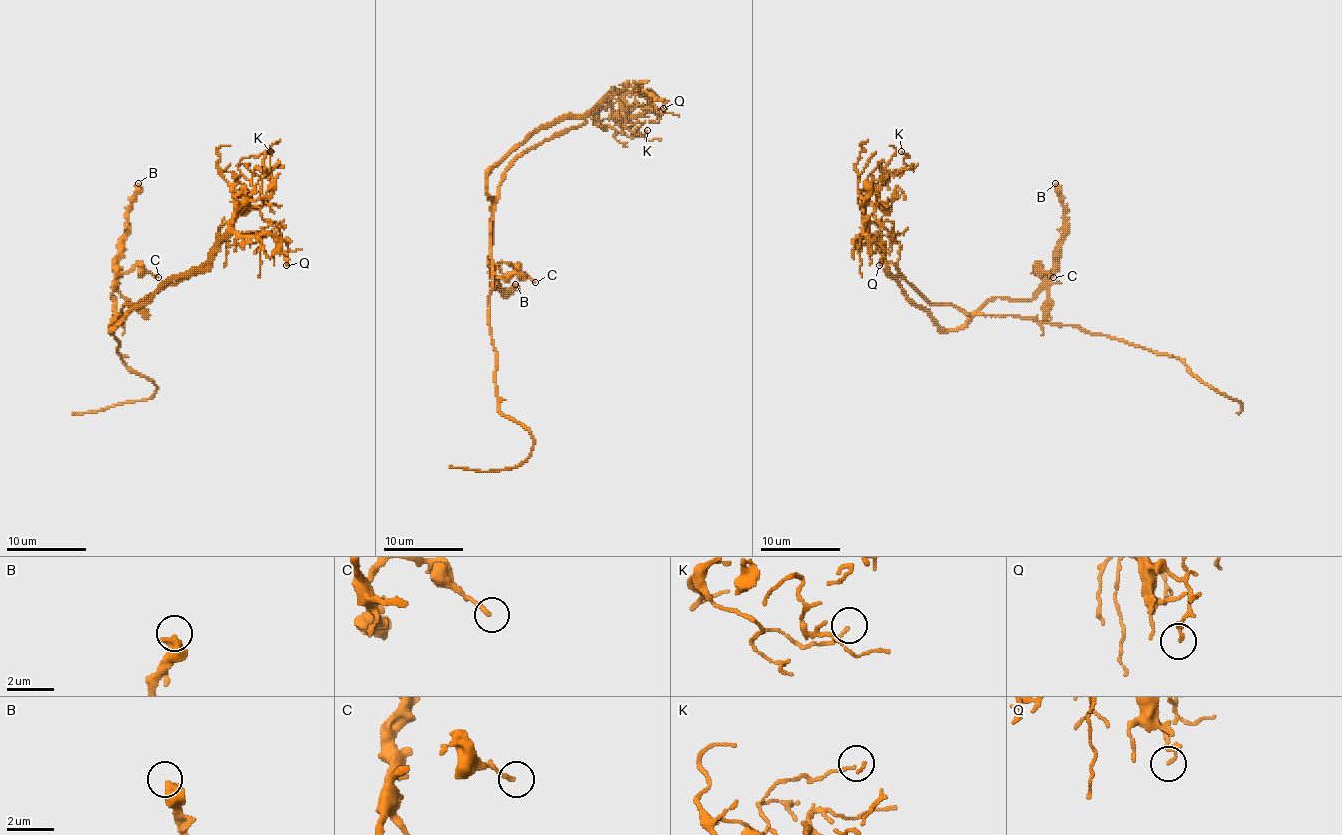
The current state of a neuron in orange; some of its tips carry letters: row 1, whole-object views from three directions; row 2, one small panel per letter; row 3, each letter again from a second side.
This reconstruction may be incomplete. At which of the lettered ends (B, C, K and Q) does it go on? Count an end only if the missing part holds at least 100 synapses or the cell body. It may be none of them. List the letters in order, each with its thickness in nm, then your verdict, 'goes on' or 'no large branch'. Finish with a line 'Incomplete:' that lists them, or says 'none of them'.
B: 500 nm thick; no large branch
C: 150 nm thick; no large branch
K: 120 nm thick; no large branch
Q: 170 nm thick; no large branch
Incomplete: none of them

